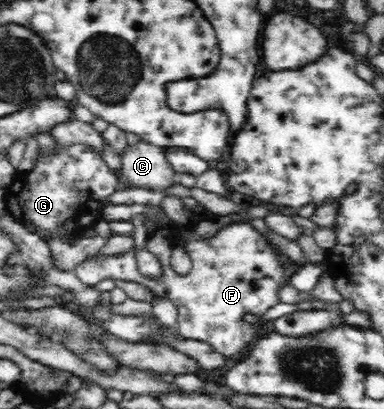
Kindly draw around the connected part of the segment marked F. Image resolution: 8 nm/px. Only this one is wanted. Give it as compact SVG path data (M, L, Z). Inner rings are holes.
M190 212L186 225L159 225L153 234L148 233L147 249L162 266L160 277L156 279L143 275L132 256L111 261L96 255L92 260L82 263L75 274L82 284L90 287L104 279L121 279L140 284L150 290L155 298L165 298L176 305L177 332L182 337L207 343L227 357L242 354L259 332L269 329L266 322L250 325L243 317L246 313L261 316L280 302L278 291L283 287L284 270L287 269L285 259L278 247L272 246L263 234L244 221L226 223L210 237L190 237L200 221L202 217ZM176 247L185 249L192 260L192 270L186 276L176 274L171 267L171 254Z

